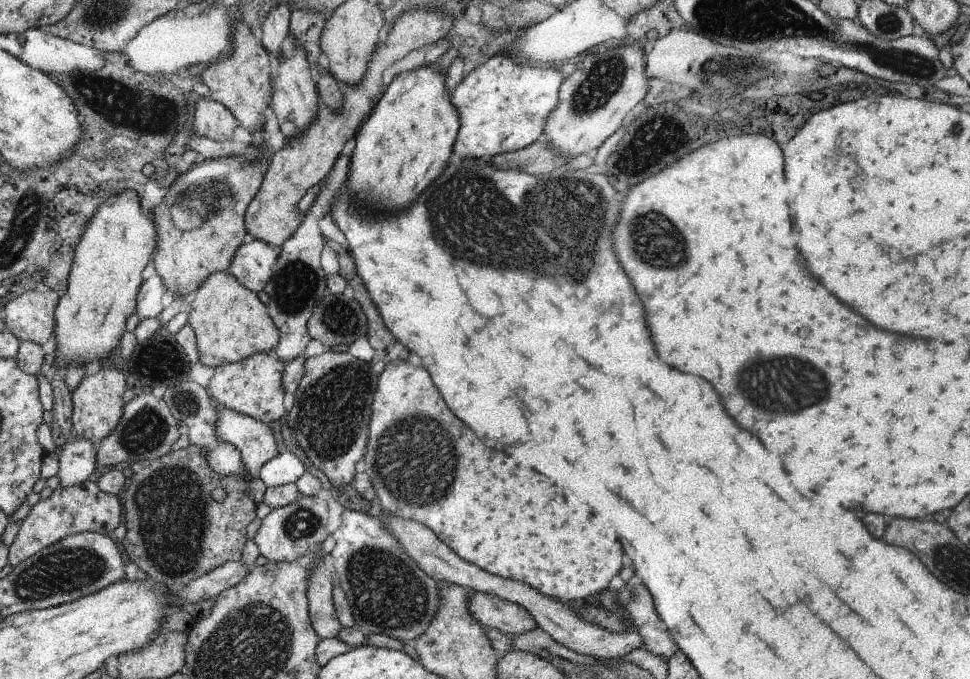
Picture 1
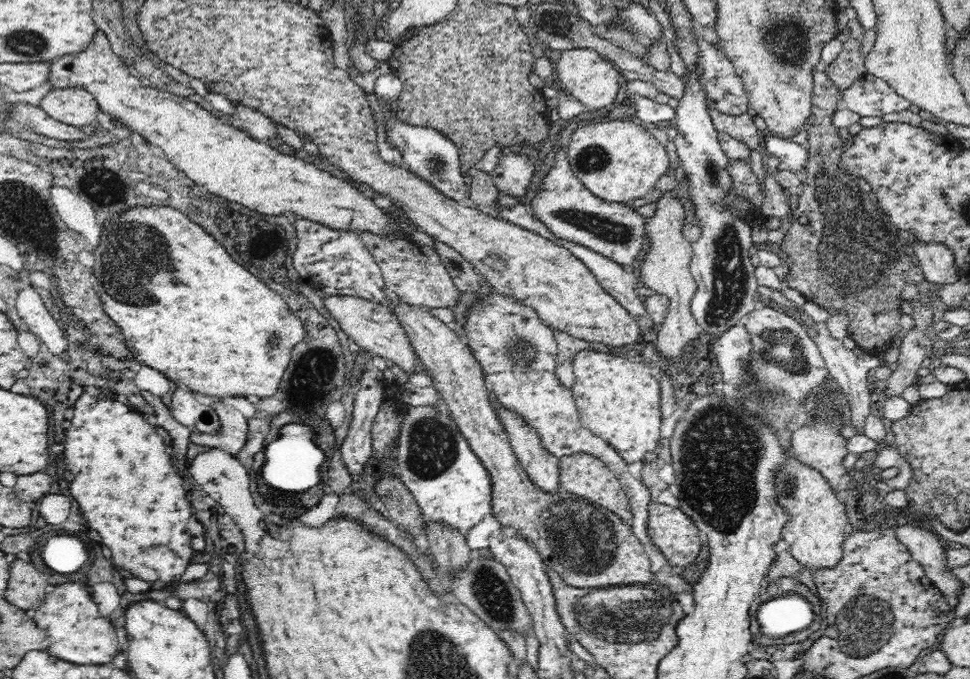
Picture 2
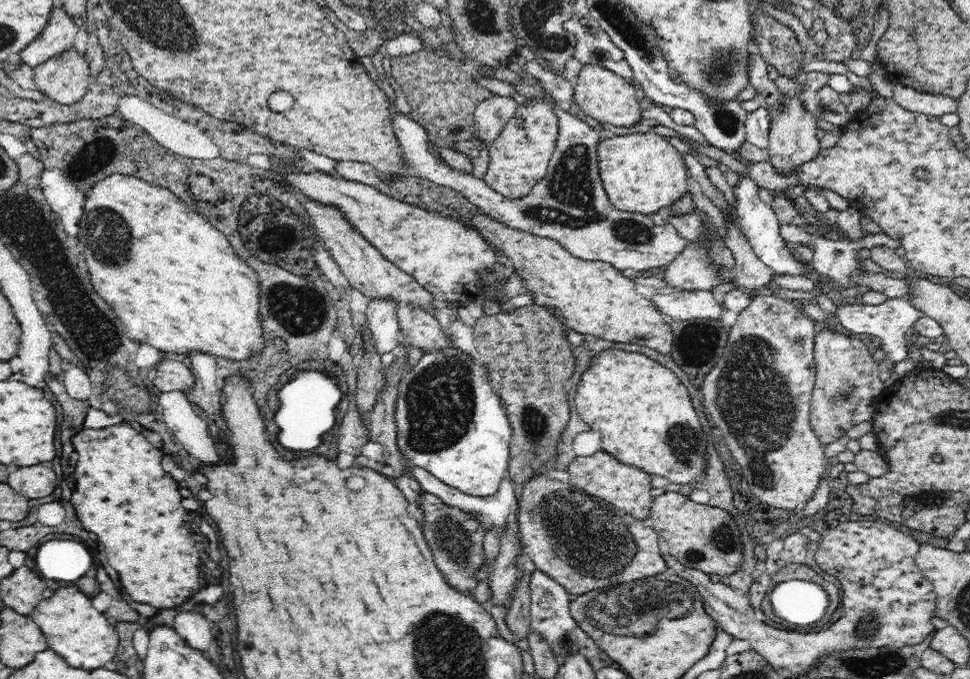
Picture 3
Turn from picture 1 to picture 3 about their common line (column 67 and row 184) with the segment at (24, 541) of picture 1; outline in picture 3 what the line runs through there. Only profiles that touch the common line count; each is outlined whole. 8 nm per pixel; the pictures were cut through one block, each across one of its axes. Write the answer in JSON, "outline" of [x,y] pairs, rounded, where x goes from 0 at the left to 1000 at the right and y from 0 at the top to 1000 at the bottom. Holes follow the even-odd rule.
{"outline":[[[551,150],[544,159],[536,156],[532,171],[520,186],[518,197],[505,212],[505,242],[499,265],[505,277],[515,283],[522,292],[540,292],[548,283],[548,277],[563,259],[567,233],[573,221],[575,200],[575,171],[569,156],[561,150]]]}

